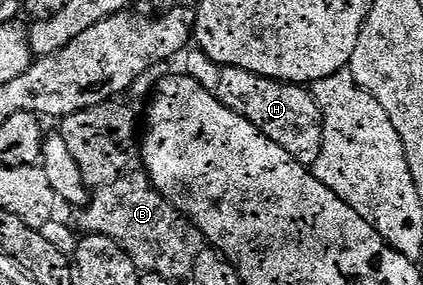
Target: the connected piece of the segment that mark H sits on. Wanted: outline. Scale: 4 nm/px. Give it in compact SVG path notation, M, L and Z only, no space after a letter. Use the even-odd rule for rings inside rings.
M244 67L219 68L219 85L212 94L229 109L243 115L261 134L269 137L281 149L288 151L295 161L313 165L321 153L325 120L321 105L306 86L289 83L282 79L265 79L254 75Z

